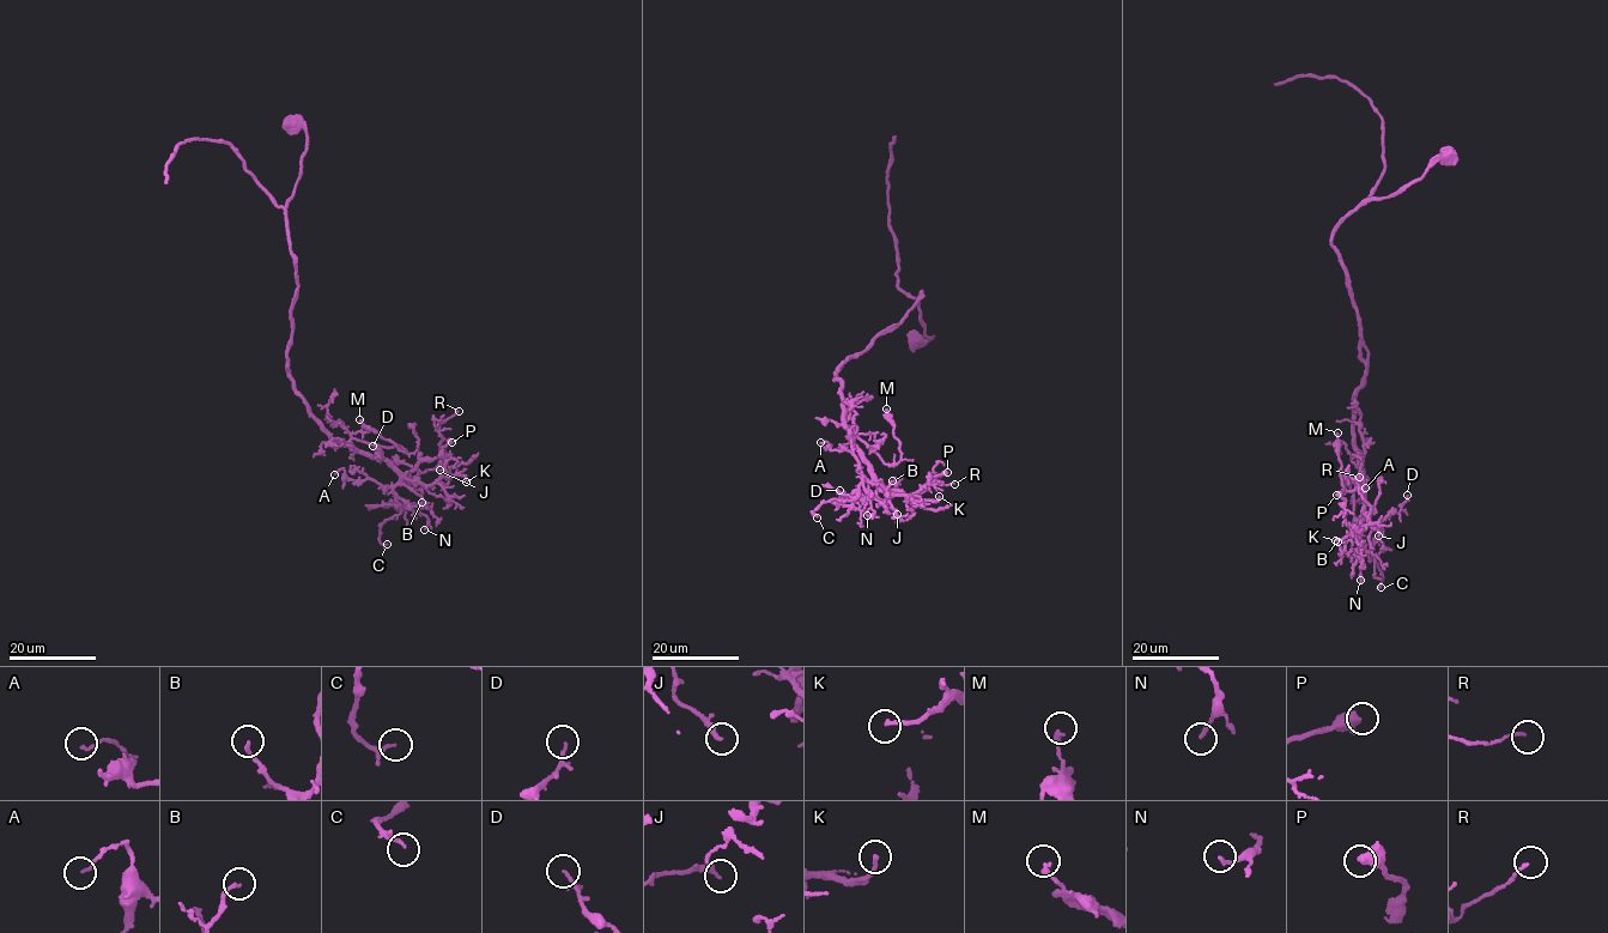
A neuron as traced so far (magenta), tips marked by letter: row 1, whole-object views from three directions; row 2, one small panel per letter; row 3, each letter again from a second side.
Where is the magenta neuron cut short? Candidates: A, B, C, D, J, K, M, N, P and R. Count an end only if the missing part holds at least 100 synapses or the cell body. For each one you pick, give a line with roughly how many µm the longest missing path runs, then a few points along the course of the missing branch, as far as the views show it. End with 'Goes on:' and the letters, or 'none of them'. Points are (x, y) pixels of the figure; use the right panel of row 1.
Goes on: none of them

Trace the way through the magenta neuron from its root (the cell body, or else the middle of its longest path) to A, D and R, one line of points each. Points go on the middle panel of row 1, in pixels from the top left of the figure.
A: (916, 340), (932, 338), (921, 292), (900, 322), (835, 374), (872, 479), (851, 453), (820, 442)
D: (916, 340), (932, 338), (920, 317), (921, 292), (900, 322), (835, 374), (847, 428), (880, 500), (839, 490)
R: (916, 340), (932, 338), (921, 292), (839, 367), (842, 411), (879, 488), (915, 498), (929, 480), (954, 484)

